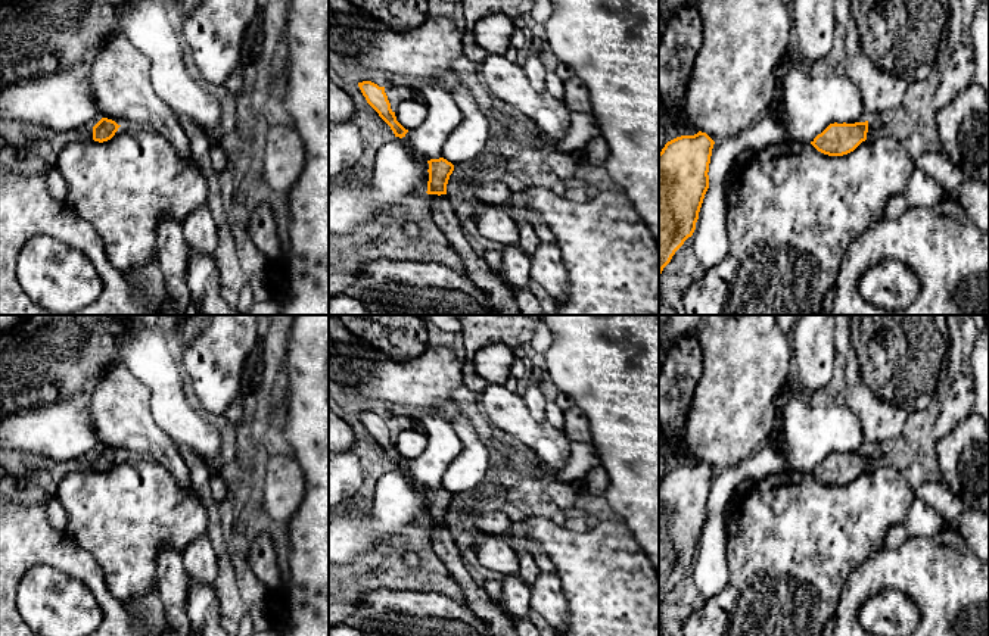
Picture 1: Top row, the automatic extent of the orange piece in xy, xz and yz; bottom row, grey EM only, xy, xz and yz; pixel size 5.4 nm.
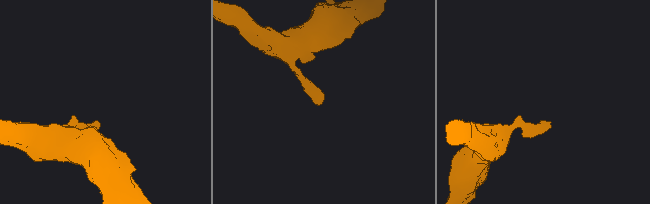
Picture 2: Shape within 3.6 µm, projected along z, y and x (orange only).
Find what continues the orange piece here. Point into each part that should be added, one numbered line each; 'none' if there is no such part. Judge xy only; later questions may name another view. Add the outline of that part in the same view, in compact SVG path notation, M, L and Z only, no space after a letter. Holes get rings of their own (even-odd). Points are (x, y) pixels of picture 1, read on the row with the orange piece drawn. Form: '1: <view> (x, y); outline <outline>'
none

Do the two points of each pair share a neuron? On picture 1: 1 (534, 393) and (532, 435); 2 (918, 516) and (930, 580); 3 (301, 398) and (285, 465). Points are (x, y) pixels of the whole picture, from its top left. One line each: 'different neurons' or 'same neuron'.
1: different neurons
2: different neurons
3: different neurons

